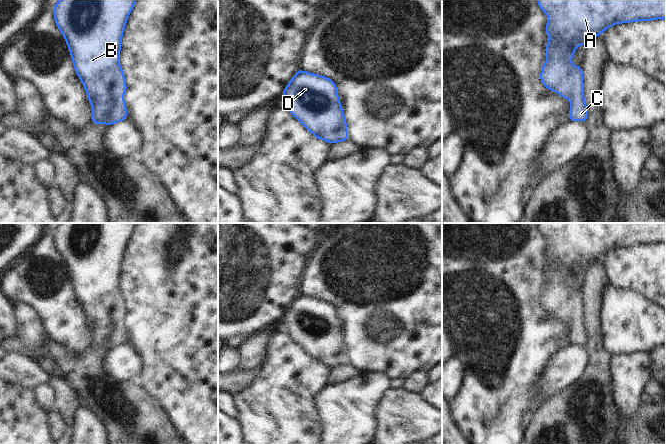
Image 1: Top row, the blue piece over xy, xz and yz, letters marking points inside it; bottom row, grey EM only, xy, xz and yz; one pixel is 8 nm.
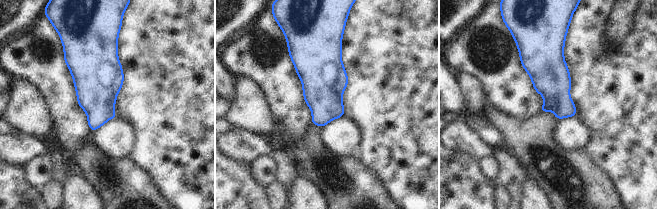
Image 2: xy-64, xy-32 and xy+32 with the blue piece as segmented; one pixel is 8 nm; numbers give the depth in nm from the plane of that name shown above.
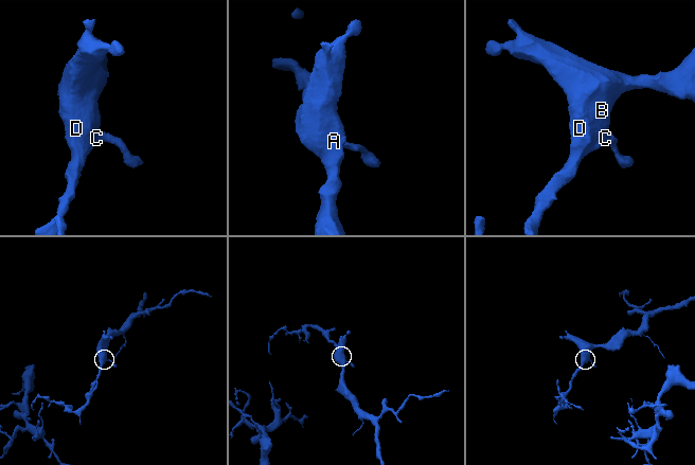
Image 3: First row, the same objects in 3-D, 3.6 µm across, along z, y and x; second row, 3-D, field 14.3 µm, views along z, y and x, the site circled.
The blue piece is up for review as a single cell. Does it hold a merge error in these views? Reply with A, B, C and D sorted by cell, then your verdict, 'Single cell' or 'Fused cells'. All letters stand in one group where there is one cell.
Groups: A B C D. Single cell

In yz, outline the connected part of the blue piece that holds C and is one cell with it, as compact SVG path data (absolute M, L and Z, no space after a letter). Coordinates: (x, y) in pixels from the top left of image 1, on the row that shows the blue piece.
M537 0L537 3L548 16L545 32L550 36L545 46L547 60L542 66L540 79L546 88L571 100L568 119L570 121L588 120L582 68L571 64L577 46L585 46L603 31L618 23L666 20L666 0Z

